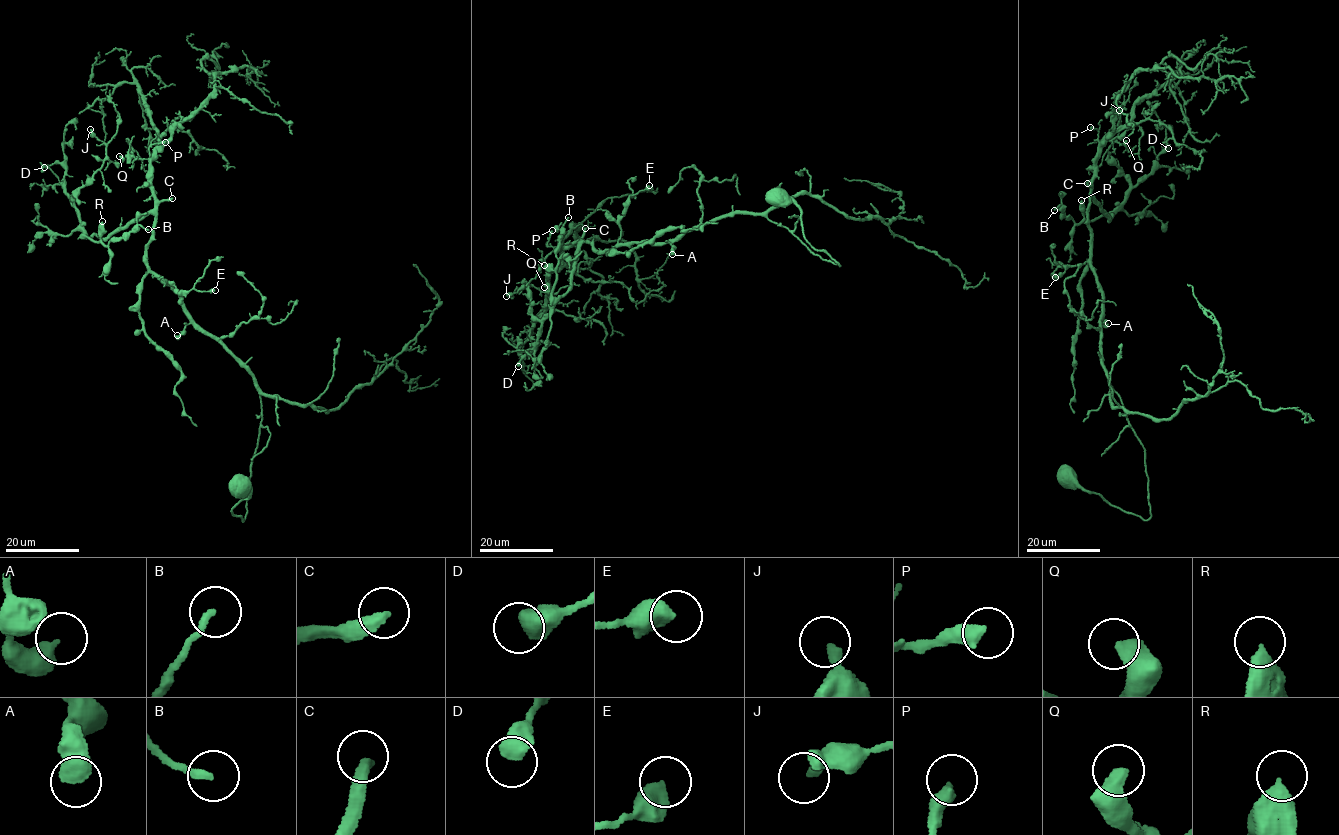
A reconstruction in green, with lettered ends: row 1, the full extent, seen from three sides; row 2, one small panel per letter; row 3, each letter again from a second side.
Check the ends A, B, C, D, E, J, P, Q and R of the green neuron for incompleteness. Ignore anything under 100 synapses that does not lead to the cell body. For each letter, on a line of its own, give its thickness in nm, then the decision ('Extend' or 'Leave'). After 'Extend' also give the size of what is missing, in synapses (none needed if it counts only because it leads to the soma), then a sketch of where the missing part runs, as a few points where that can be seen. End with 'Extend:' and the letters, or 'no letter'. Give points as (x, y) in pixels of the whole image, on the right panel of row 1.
A: Thickness 480 nm. Leave
B: Thickness 180 nm. Leave
C: Thickness 360 nm. Extend. Roughly 120 synapses. Course of what is missing: (1087, 183), (1079, 184), (1079, 170), (1088, 168), (1123, 199), (1145, 202), (1151, 208), (1170, 202), (1172, 206)
D: Thickness 550 nm. Leave
E: Thickness 550 nm. Leave
J: Thickness 260 nm. Leave
P: Thickness 420 nm. Leave
Q: Thickness 500 nm. Leave
R: Thickness 500 nm. Leave
Extend: C

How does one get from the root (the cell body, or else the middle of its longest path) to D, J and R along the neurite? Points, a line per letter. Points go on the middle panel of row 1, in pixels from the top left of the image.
D: (775, 195), (840, 265), (744, 213), (664, 243), (607, 251), (584, 241), (569, 288), (518, 366)
J: (775, 195), (840, 265), (729, 212), (664, 243), (584, 241), (540, 320), (528, 284), (506, 296)
R: (775, 195), (840, 265), (761, 215), (729, 212), (664, 243), (607, 251), (584, 241), (557, 297), (544, 265)

